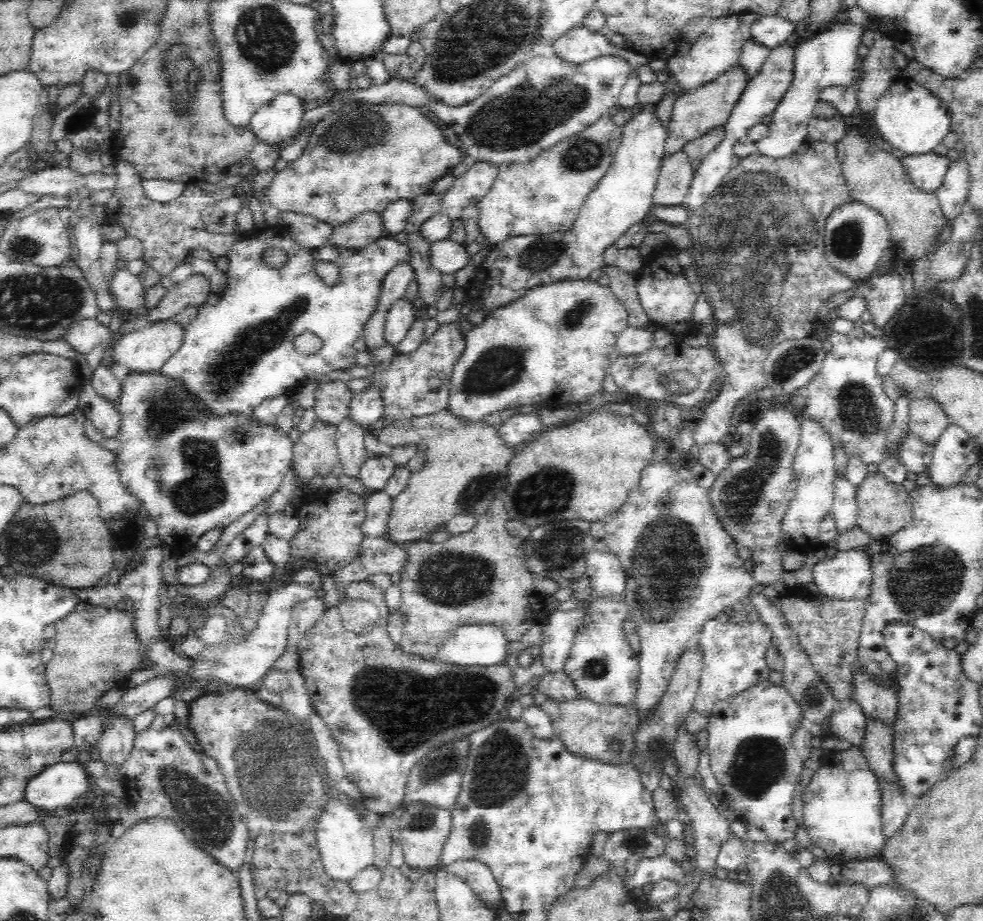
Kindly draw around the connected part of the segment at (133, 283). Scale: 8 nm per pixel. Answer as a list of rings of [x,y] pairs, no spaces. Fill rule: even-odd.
[[[119,270],[110,282],[112,298],[122,310],[130,312],[136,308],[145,308],[147,289],[142,285],[138,275],[128,270]]]

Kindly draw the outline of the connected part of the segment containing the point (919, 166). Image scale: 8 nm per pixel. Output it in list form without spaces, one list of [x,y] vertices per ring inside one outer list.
[[[938,154],[908,155],[902,158],[906,171],[909,172],[912,182],[923,191],[935,193],[944,182],[946,172],[952,166],[950,156]]]

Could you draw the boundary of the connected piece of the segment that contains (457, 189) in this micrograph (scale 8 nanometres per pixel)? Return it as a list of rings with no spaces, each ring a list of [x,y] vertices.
[[[490,159],[474,161],[446,191],[442,214],[448,218],[456,217],[462,214],[466,206],[475,206],[476,202],[490,190],[498,169],[498,165],[492,163]]]

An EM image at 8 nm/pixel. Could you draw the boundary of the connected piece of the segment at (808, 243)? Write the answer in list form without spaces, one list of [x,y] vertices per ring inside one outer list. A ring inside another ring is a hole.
[[[808,136],[793,153],[782,158],[770,158],[758,150],[745,156],[736,167],[730,169],[722,186],[702,209],[690,211],[692,214],[689,214],[684,227],[693,242],[690,247],[690,255],[694,260],[692,264],[704,285],[716,322],[710,346],[726,371],[720,394],[704,410],[704,418],[692,426],[693,445],[696,448],[727,443],[734,430],[731,416],[740,400],[748,398],[750,392],[757,392],[767,386],[763,363],[768,352],[787,340],[811,337],[815,333],[820,306],[830,296],[847,291],[858,283],[856,278],[828,263],[824,257],[824,247],[816,248],[823,241],[827,219],[851,201],[843,177],[842,161],[838,157],[837,143]],[[808,250],[810,254],[804,254],[802,260],[796,258]]]

